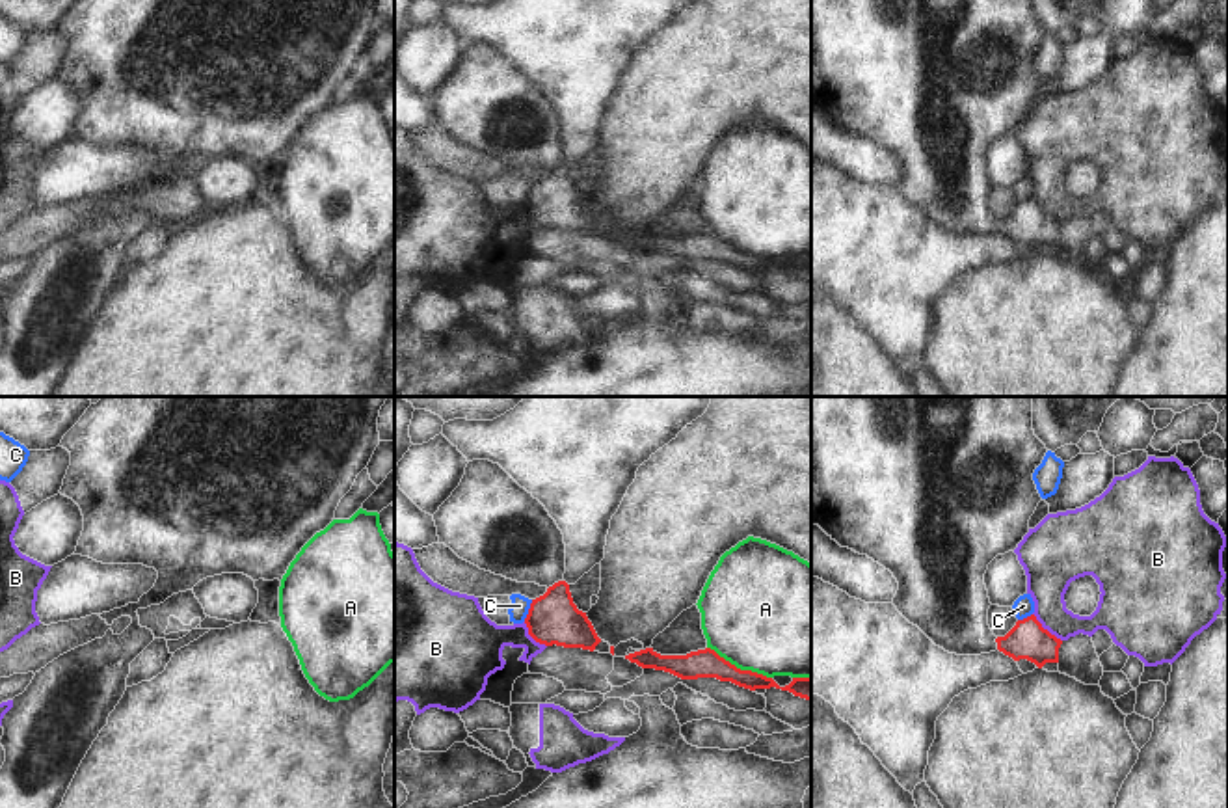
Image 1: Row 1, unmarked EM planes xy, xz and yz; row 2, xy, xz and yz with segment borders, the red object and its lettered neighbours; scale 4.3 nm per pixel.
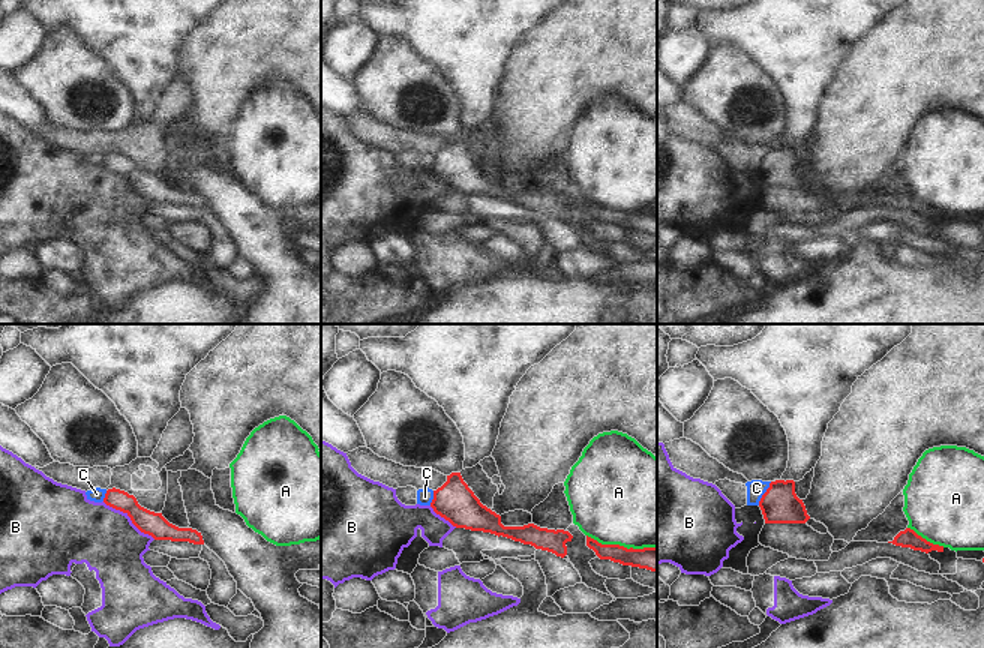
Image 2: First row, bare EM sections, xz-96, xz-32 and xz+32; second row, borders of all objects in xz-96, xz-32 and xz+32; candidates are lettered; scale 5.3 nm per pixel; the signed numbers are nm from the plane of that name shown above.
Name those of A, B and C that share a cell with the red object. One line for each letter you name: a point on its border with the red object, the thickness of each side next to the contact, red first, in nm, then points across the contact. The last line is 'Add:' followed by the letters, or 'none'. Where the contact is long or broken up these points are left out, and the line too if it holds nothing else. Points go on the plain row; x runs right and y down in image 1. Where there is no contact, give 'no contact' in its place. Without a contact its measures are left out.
Add: none

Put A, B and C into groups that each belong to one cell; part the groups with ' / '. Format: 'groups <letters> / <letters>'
groups A / B / C

